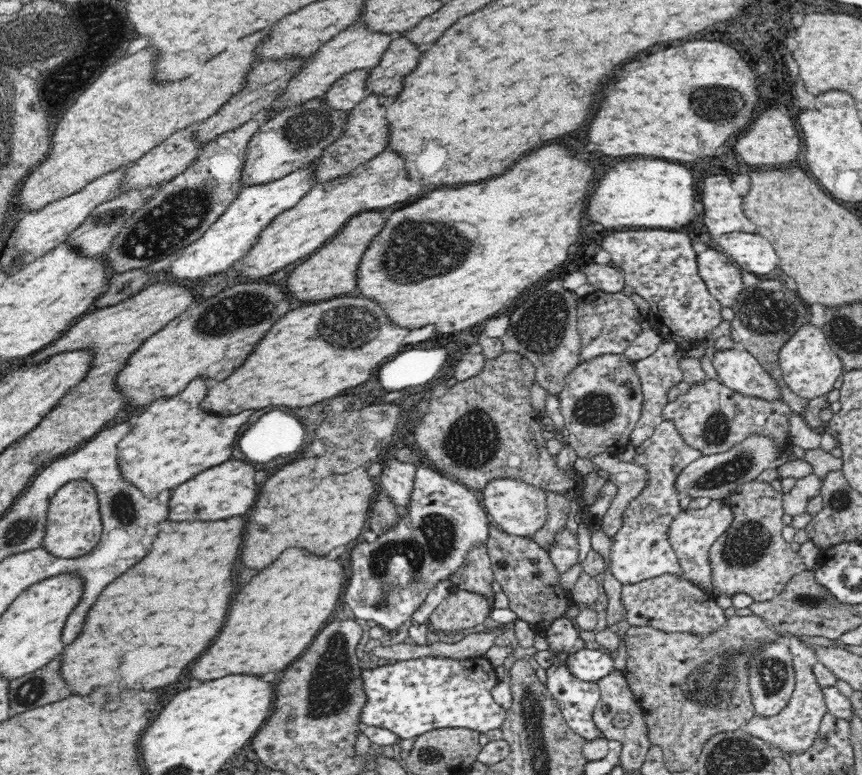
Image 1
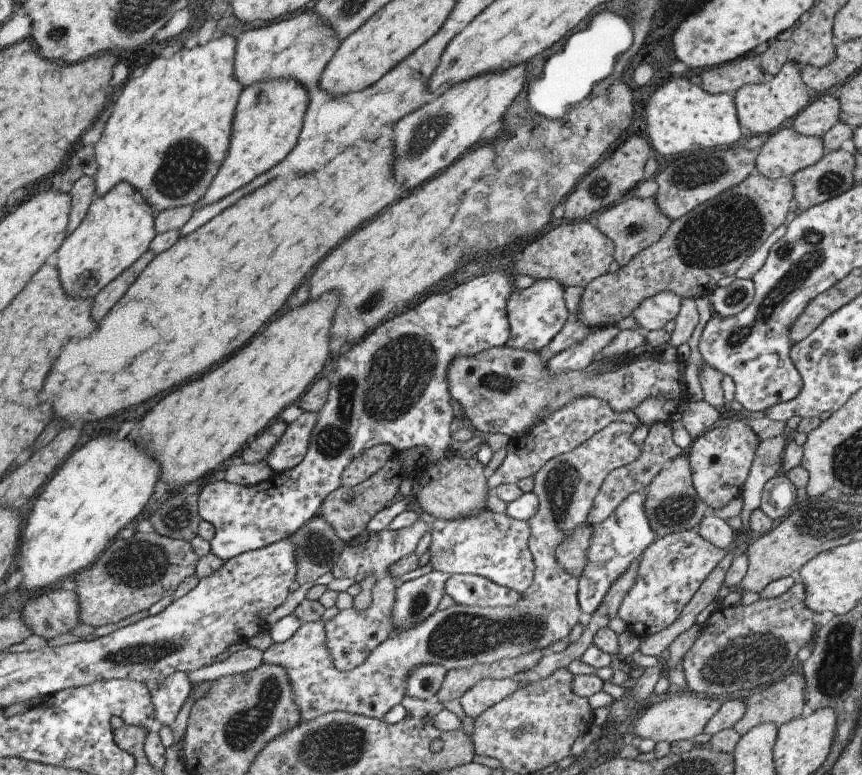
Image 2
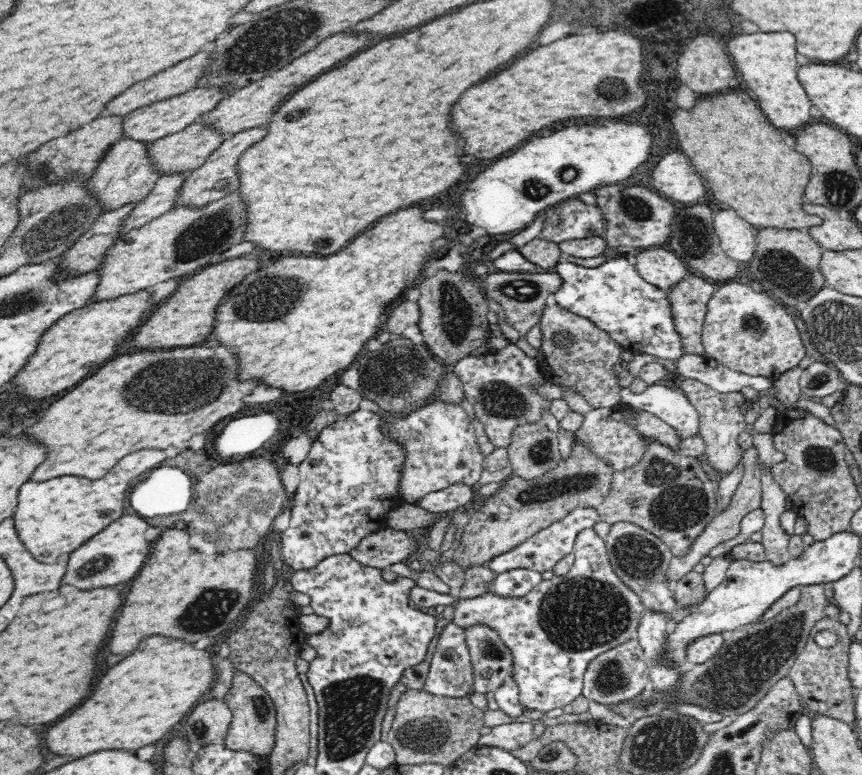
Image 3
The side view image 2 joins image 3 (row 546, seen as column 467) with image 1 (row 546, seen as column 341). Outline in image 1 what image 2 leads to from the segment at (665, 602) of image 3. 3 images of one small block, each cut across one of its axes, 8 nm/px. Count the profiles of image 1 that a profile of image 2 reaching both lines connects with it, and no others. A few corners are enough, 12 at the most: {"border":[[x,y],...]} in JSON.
{"border":[[722,500],[682,510],[668,528],[681,576],[715,598],[709,553],[732,522]]}

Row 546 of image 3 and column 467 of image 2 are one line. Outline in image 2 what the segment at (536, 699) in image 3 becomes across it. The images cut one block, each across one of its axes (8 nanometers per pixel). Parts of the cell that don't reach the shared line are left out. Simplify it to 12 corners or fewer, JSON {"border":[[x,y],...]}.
{"border":[[454,573],[444,594],[464,606],[513,606],[519,593]]}

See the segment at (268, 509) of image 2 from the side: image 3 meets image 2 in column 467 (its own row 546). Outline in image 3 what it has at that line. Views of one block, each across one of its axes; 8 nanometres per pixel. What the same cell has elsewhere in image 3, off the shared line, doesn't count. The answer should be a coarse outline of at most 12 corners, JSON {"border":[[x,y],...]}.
{"border":[[380,414],[320,430],[296,465],[295,571],[355,550],[402,502]]}

